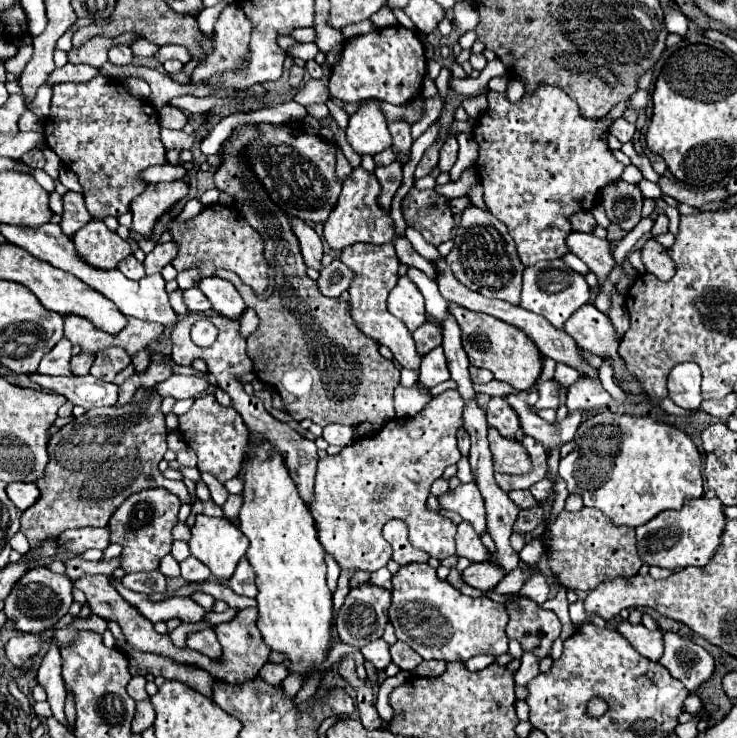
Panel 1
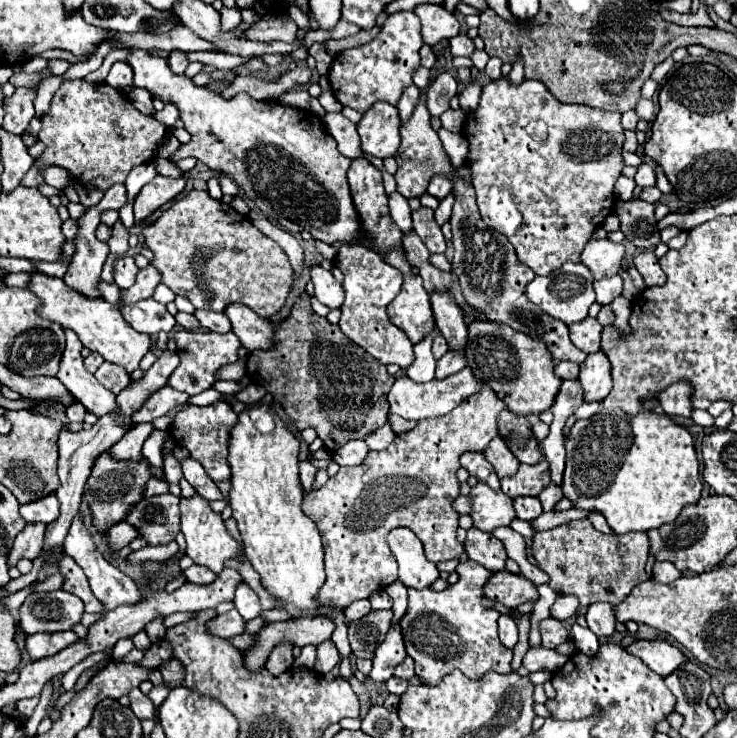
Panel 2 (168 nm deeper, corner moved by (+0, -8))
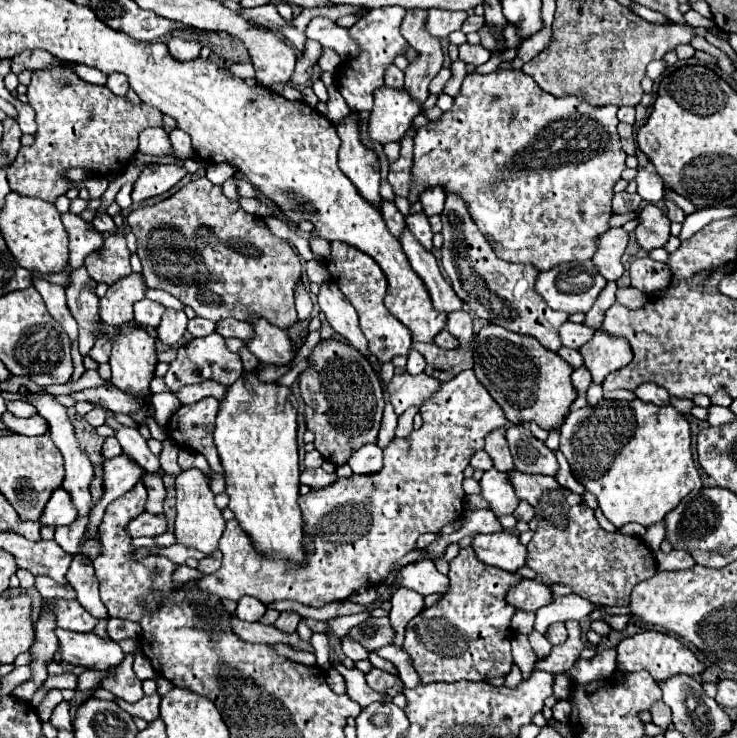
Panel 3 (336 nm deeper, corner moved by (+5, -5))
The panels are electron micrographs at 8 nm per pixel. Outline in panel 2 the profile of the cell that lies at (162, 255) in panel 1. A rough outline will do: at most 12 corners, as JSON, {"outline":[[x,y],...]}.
{"outline":[[154,265],[138,271],[136,283],[124,289],[122,301],[148,299],[160,283]]}

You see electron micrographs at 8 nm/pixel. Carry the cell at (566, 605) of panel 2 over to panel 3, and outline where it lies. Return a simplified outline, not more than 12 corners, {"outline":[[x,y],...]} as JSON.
{"outline":[[577,594],[557,596],[537,610],[535,630],[581,620],[597,604]]}

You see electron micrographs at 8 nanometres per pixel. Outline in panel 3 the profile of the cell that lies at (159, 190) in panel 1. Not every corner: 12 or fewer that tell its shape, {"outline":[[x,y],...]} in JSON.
{"outline":[[179,164],[145,166],[133,202],[167,192],[187,170]]}

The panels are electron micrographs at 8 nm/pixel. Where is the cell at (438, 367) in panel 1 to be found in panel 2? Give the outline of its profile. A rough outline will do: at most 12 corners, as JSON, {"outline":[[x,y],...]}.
{"outline":[[446,353],[436,363],[436,379],[466,367],[464,355]]}

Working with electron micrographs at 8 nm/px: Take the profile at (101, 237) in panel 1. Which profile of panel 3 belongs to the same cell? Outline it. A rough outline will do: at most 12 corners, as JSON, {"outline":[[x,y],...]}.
{"outline":[[107,212],[93,220],[101,234],[113,232],[115,222]]}

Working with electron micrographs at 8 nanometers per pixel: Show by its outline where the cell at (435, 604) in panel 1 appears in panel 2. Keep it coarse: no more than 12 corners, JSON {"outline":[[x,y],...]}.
{"outline":[[458,567],[446,591],[408,589],[406,653],[428,685],[454,669],[512,671],[500,613],[480,603],[492,573]]}

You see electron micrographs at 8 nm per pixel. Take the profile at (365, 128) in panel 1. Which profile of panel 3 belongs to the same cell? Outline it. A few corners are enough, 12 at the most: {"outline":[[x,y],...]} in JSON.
{"outline":[[381,86],[369,134],[401,140],[423,106],[403,90]]}

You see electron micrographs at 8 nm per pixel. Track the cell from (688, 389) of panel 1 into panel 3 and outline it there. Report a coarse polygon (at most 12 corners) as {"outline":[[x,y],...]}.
{"outline":[[651,382],[633,390],[639,400],[651,404],[669,402],[667,390]]}

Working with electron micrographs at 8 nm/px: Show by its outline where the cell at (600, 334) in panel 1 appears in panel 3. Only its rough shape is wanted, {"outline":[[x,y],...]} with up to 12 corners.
{"outline":[[565,322],[559,328],[561,344],[581,348],[593,336],[585,324]]}

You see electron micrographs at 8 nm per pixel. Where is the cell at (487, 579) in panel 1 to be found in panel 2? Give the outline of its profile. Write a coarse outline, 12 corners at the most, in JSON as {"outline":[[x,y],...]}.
{"outline":[[496,571],[484,585],[488,599],[506,607],[538,599],[522,575]]}

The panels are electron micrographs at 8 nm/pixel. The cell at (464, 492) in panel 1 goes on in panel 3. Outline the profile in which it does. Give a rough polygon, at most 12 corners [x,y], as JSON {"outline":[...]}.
{"outline":[[491,468],[481,478],[481,496],[495,516],[519,504],[507,472]]}

